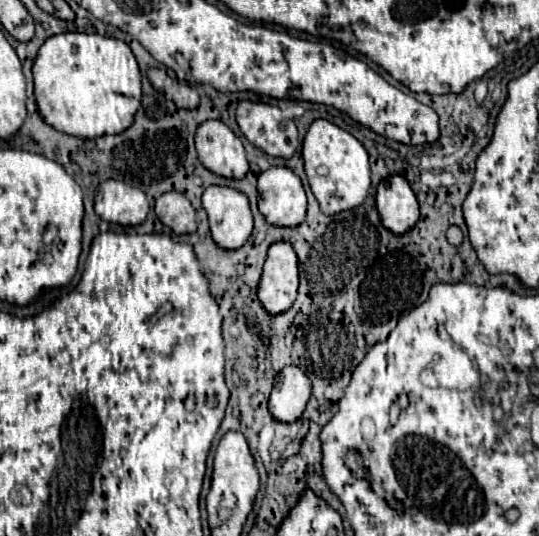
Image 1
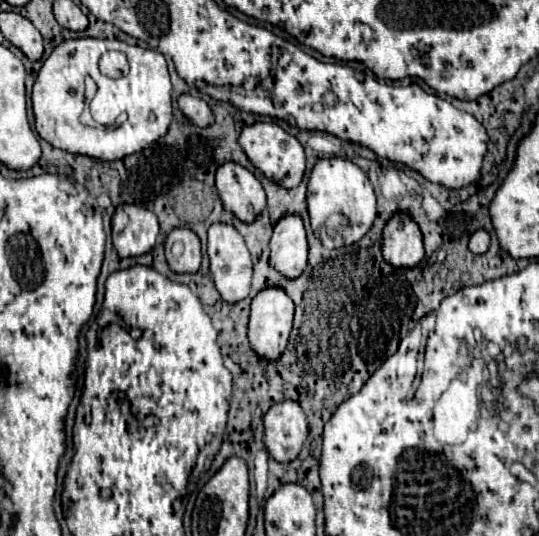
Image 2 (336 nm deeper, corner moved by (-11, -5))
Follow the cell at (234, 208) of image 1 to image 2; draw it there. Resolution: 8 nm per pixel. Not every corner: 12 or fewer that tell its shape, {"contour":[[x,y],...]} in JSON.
{"contour":[[232,224],[208,228],[210,274],[226,302],[246,298],[252,258]]}

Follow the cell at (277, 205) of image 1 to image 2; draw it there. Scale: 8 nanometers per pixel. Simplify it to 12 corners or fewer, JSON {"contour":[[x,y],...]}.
{"contour":[[284,214],[270,240],[270,264],[288,278],[308,264],[298,214]]}

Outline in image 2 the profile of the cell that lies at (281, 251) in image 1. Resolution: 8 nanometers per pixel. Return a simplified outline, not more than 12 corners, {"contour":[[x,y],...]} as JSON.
{"contour":[[284,288],[252,300],[248,340],[276,360],[288,344],[294,304]]}

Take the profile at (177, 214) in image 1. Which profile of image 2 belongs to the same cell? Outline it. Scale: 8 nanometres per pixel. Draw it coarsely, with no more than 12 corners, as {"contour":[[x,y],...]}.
{"contour":[[188,228],[166,238],[174,272],[200,268],[200,238]]}

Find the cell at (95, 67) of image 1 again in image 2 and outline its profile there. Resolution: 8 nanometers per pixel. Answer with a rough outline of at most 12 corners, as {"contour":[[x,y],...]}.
{"contour":[[64,40],[32,104],[54,148],[120,160],[172,120],[166,58],[124,46],[130,88],[114,130],[80,122],[104,40]]}

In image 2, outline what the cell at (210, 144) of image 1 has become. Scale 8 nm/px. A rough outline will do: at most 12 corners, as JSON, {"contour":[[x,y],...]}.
{"contour":[[236,162],[218,166],[224,208],[252,222],[266,206],[260,180]]}

